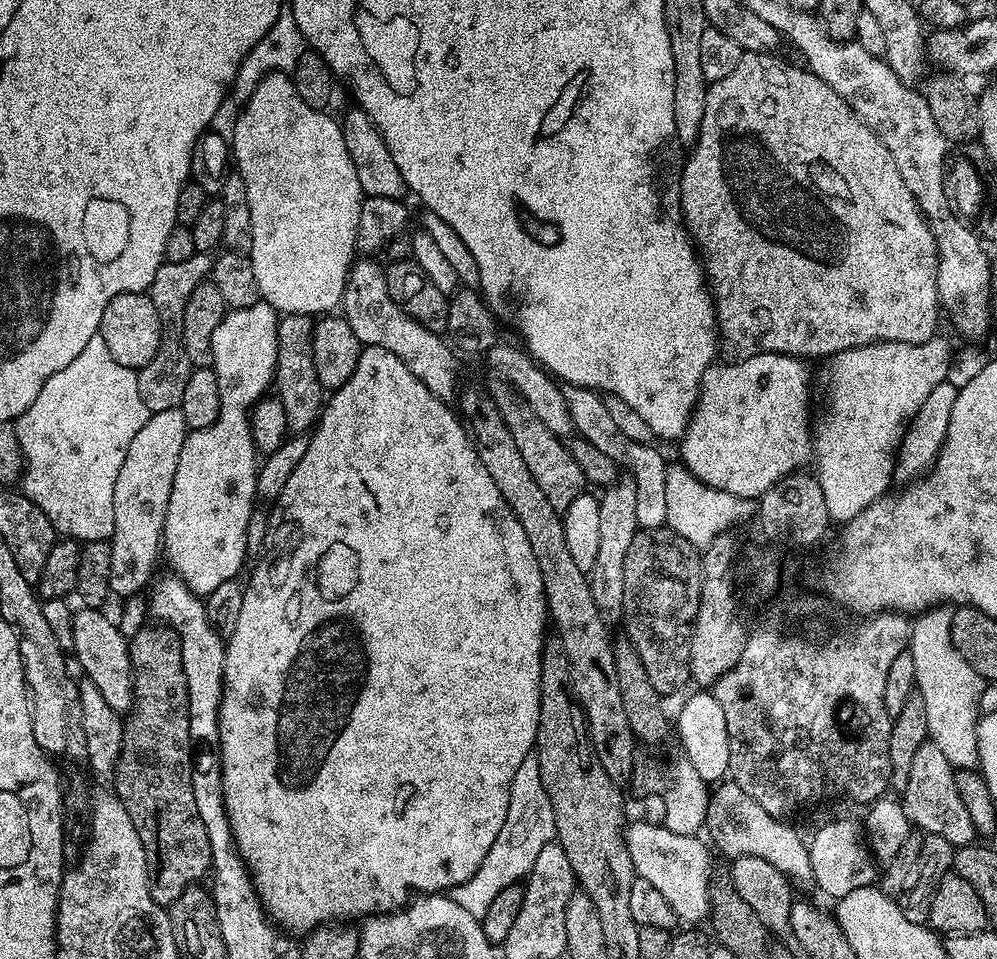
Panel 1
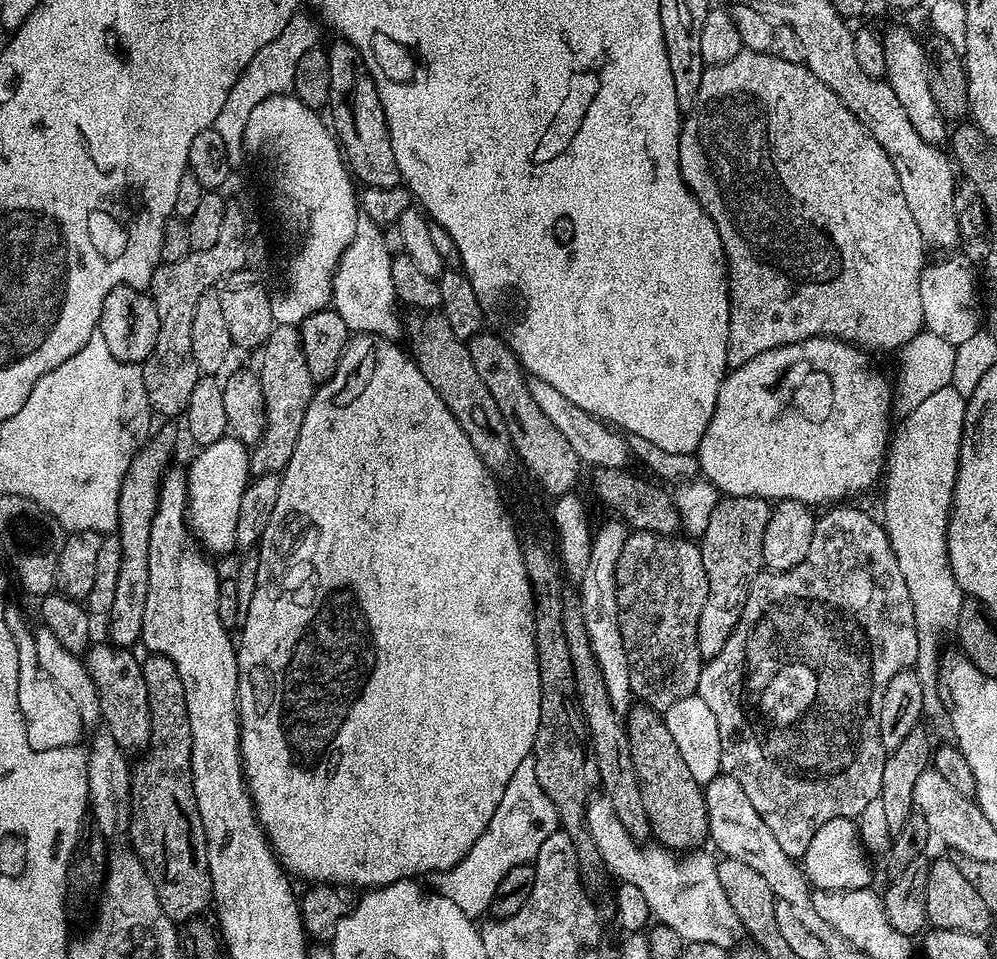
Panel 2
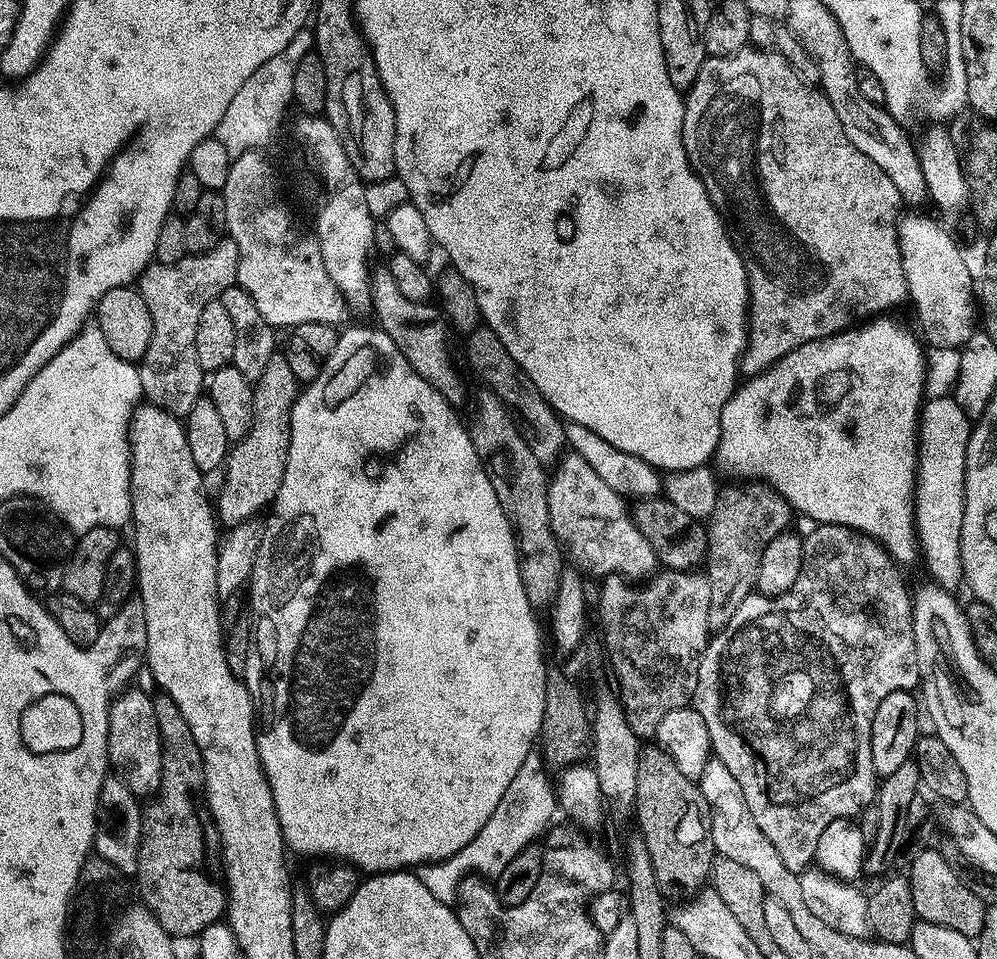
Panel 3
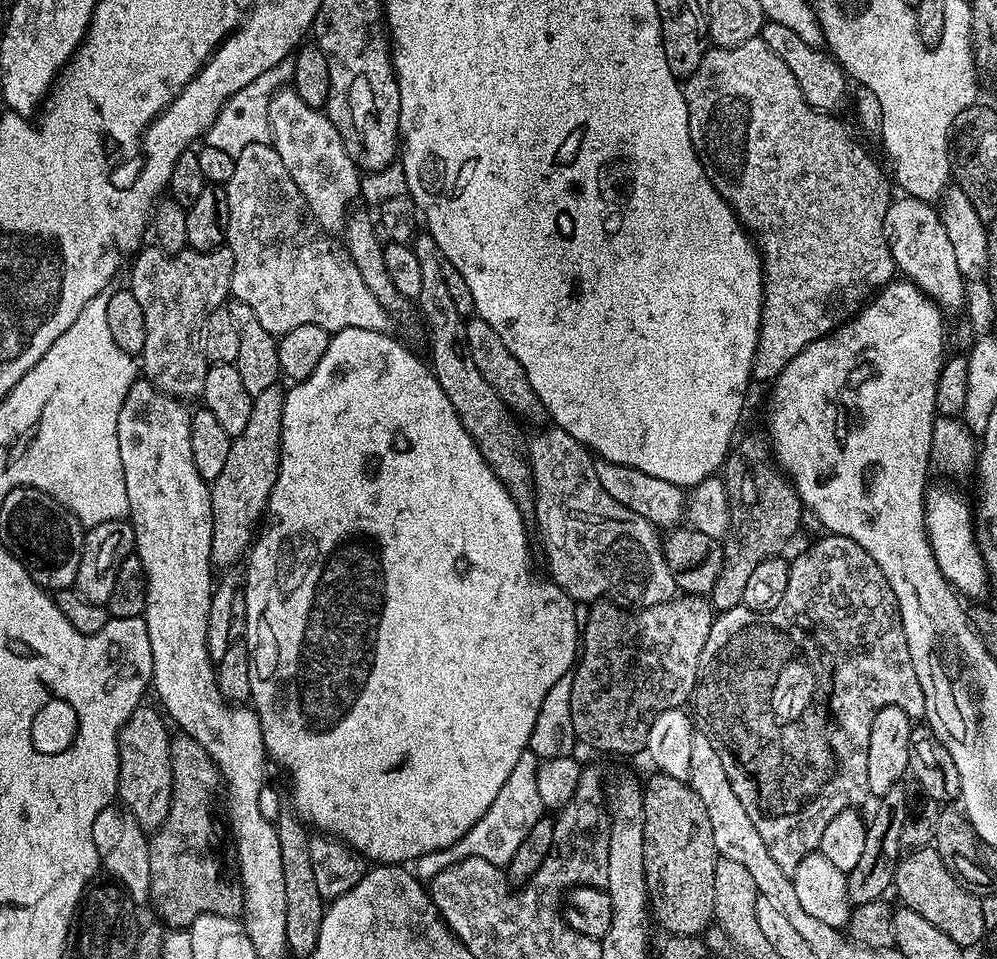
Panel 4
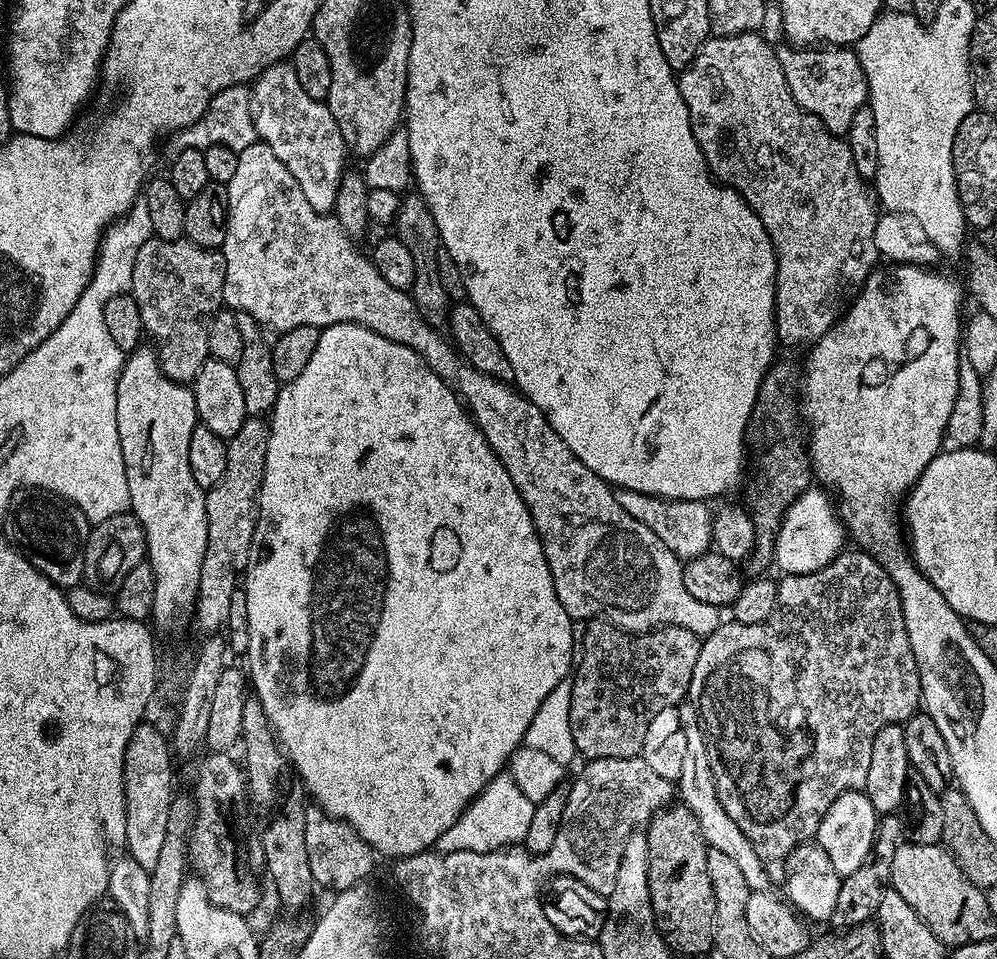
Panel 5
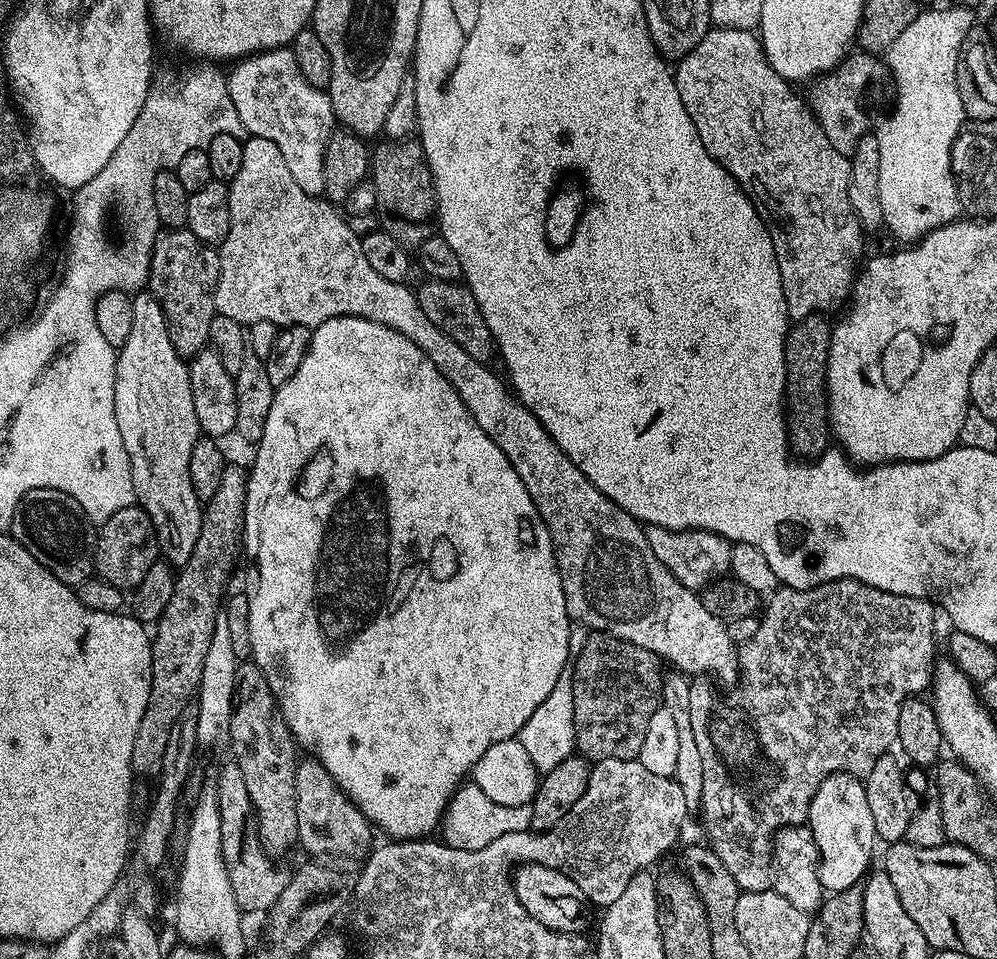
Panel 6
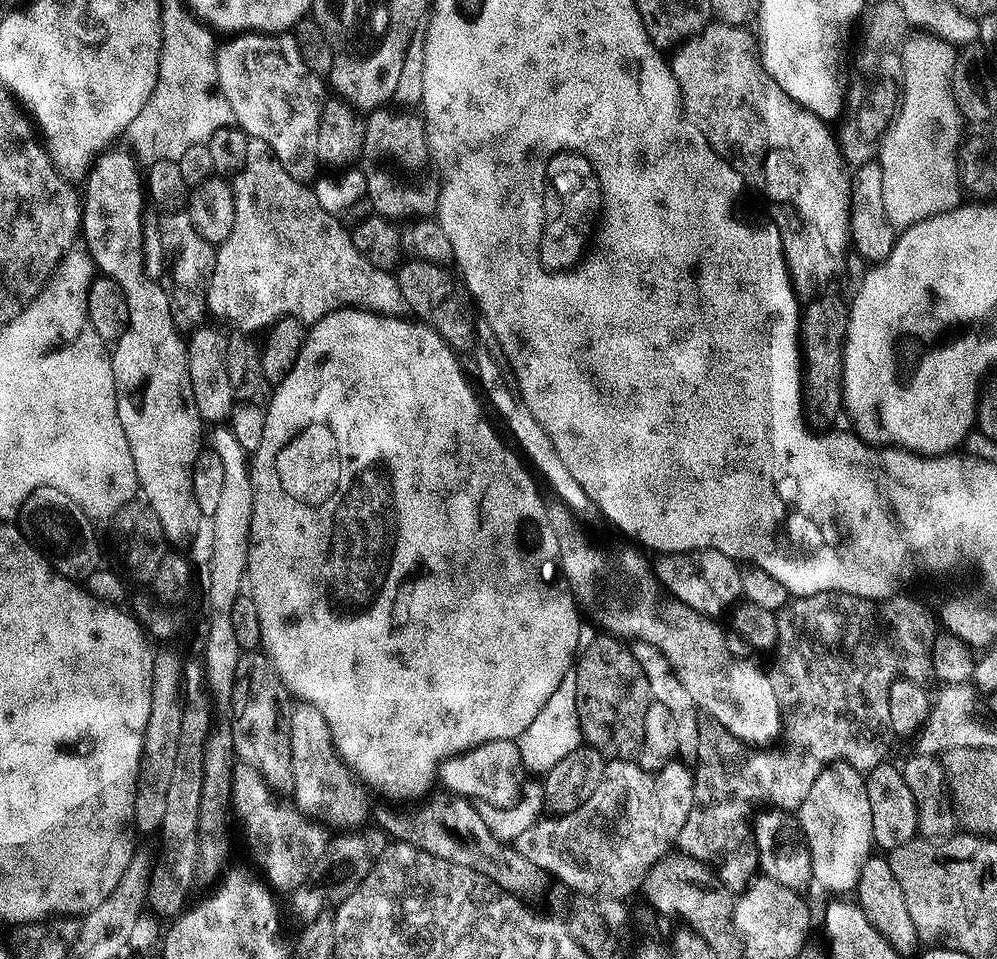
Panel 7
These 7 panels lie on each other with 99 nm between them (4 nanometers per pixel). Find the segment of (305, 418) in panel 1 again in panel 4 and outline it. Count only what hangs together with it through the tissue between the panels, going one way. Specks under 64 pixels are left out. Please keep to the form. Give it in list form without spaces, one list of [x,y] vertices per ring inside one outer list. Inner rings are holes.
[[[275,386],[268,390],[262,390],[262,394],[252,397],[252,409],[250,410],[250,419],[246,422],[246,430],[242,430],[242,434],[234,437],[230,446],[230,454],[226,457],[226,466],[222,466],[222,474],[218,474],[216,480],[211,481],[210,491],[212,493],[212,563],[217,569],[226,568],[228,570],[231,564],[236,564],[245,559],[246,553],[251,549],[254,543],[254,533],[257,531],[258,525],[261,523],[262,517],[265,515],[268,507],[268,499],[272,493],[274,482],[278,478],[278,470],[280,469],[280,435],[282,434],[282,406],[284,405],[285,389]]]

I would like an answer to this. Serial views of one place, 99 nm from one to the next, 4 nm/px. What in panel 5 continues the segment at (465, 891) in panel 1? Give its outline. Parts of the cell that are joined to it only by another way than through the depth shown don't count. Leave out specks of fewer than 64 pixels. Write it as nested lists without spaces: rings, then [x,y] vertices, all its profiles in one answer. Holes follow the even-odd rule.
[[[501,774],[485,786],[484,791],[464,809],[461,816],[438,838],[435,851],[446,852],[493,852],[499,848],[519,845],[526,838],[526,830],[530,826],[530,818],[534,818],[536,805],[518,790],[511,775]]]

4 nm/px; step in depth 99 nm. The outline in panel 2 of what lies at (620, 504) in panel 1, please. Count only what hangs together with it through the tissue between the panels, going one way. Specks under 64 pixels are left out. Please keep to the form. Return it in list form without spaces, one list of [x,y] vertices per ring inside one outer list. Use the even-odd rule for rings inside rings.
[[[612,518],[612,521],[604,523],[600,530],[598,528],[593,533],[589,565],[578,585],[578,595],[593,655],[599,664],[612,708],[619,716],[626,716],[634,703],[628,651],[622,642],[617,600],[617,564],[628,534],[627,525],[618,518]]]

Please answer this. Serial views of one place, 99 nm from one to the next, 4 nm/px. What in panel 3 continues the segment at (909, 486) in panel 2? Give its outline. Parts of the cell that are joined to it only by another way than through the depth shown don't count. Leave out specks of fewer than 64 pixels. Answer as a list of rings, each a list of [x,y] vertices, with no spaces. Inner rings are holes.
[[[955,395],[933,396],[923,401],[915,440],[912,515],[914,540],[920,543],[924,564],[935,583],[944,590],[956,590],[964,579],[960,557],[960,535],[964,513],[966,446],[973,421],[962,410]]]

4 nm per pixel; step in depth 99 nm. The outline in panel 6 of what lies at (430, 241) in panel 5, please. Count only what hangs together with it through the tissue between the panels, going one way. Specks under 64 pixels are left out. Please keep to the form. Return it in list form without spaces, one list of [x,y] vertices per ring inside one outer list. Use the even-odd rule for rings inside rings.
[[[405,138],[383,142],[370,156],[370,179],[376,188],[376,207],[374,212],[380,220],[380,228],[389,232],[400,244],[409,250],[419,249],[425,239],[433,235],[436,215],[436,191],[419,139]]]

